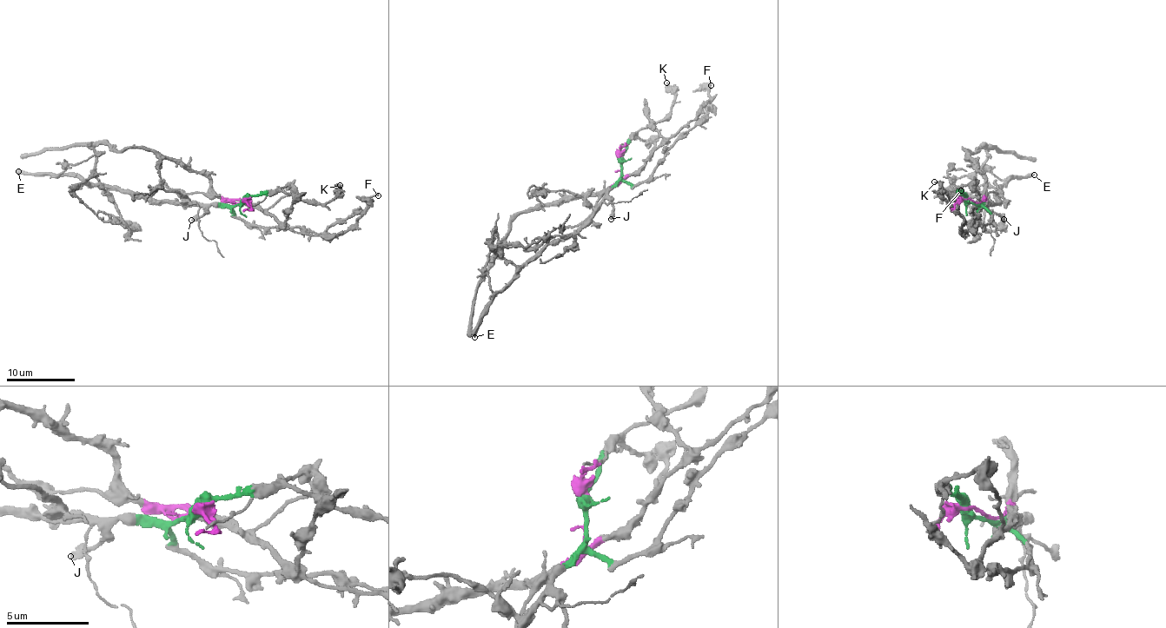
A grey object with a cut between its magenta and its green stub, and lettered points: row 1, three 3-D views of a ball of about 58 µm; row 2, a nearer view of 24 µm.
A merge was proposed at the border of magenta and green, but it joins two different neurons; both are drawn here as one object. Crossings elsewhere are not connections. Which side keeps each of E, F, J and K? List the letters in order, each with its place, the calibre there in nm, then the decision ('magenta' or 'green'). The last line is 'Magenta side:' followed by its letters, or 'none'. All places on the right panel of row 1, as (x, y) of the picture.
E: place (1034, 175); calibre 440 nm; green
F: place (961, 190); calibre 160 nm; magenta
J: place (1003, 219); calibre 400 nm; green
K: place (934, 181); calibre 320 nm; green
Magenta side: F

